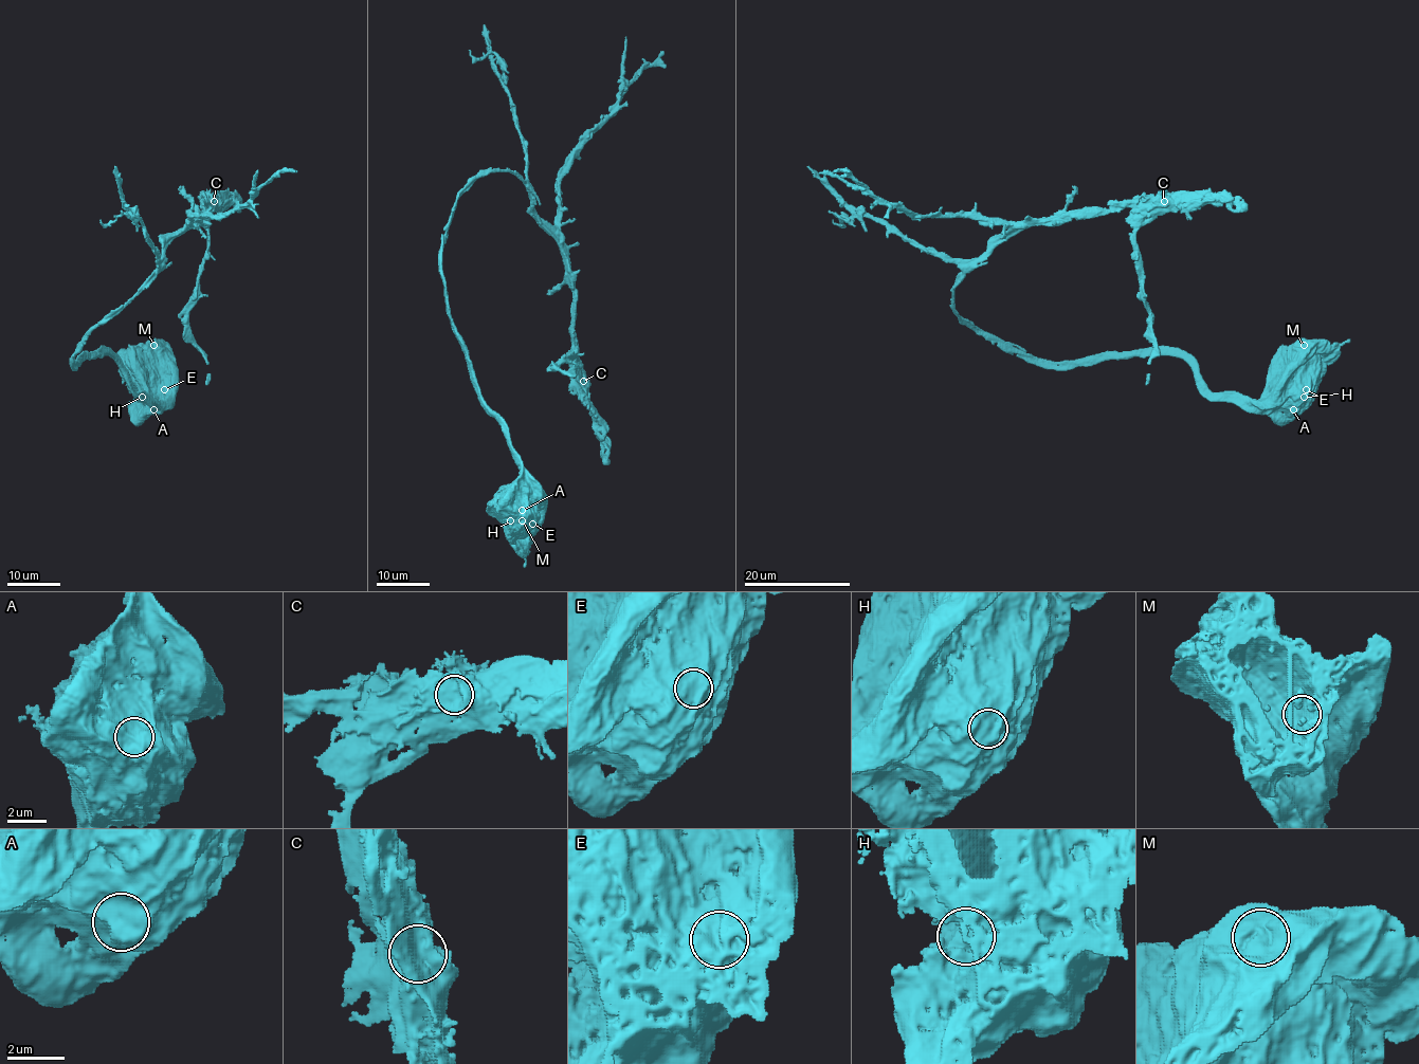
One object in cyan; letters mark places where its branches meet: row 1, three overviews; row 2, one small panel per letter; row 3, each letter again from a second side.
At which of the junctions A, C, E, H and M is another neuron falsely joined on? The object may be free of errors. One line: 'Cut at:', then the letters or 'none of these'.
Cut at: C

